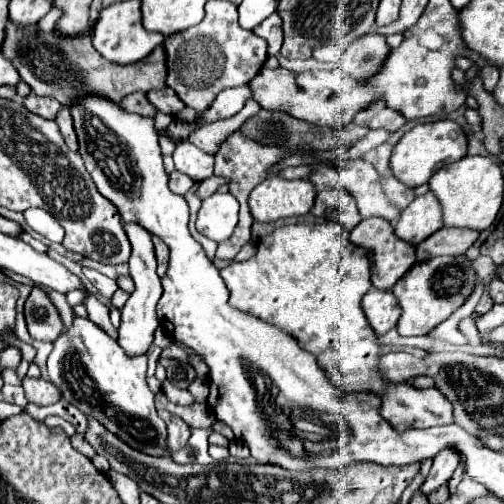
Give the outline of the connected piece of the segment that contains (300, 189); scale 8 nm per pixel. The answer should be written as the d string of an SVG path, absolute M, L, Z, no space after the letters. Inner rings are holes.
M278 175L266 177L248 197L250 213L260 223L270 223L282 217L304 215L312 209L316 187L308 179L282 179Z

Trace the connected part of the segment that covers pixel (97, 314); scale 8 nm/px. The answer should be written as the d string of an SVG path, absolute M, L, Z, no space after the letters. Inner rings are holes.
M88 295L86 301L84 301L84 305L86 305L86 309L88 309L88 317L90 317L90 321L92 321L94 325L98 325L106 335L110 335L112 339L116 339L118 335L116 335L114 325L110 323L108 307L106 307L104 303L100 303L100 301L96 299L96 295Z

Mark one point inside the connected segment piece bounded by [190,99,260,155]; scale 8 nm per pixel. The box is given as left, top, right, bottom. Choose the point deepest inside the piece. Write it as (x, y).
(209, 138)

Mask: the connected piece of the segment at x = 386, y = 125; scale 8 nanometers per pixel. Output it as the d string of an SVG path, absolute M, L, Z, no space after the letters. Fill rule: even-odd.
M378 101L378 103L372 103L366 111L358 113L354 117L354 123L368 127L368 129L386 129L388 133L394 133L406 123L406 119L398 115L398 111L386 109L386 105Z

